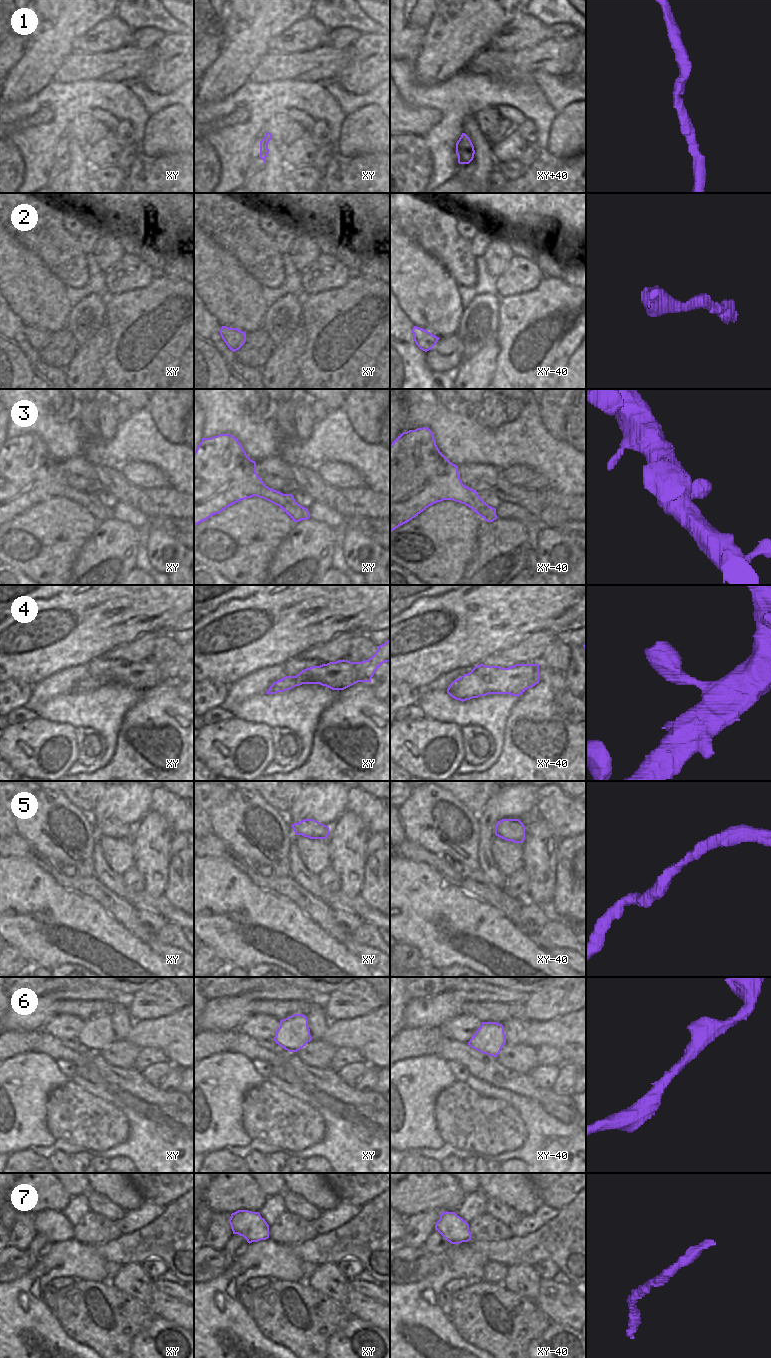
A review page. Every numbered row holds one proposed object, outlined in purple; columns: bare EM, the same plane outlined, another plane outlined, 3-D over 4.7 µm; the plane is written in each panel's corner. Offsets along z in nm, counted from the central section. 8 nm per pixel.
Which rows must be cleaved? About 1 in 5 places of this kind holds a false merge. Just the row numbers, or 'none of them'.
7

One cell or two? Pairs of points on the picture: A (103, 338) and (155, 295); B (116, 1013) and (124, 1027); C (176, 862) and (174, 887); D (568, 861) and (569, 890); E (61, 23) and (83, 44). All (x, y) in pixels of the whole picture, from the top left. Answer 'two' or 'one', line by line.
A: two
B: one
C: one
D: one
E: two

